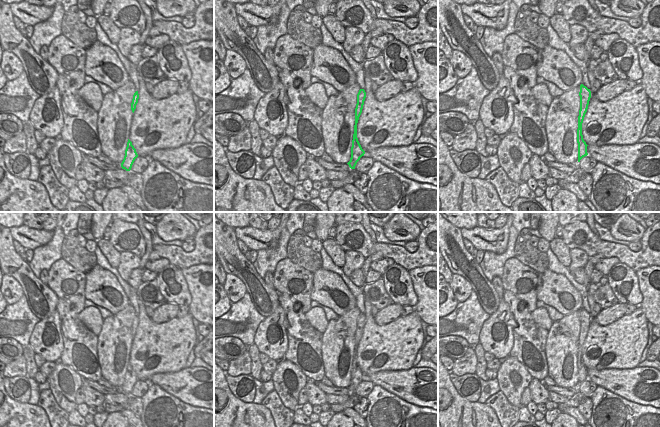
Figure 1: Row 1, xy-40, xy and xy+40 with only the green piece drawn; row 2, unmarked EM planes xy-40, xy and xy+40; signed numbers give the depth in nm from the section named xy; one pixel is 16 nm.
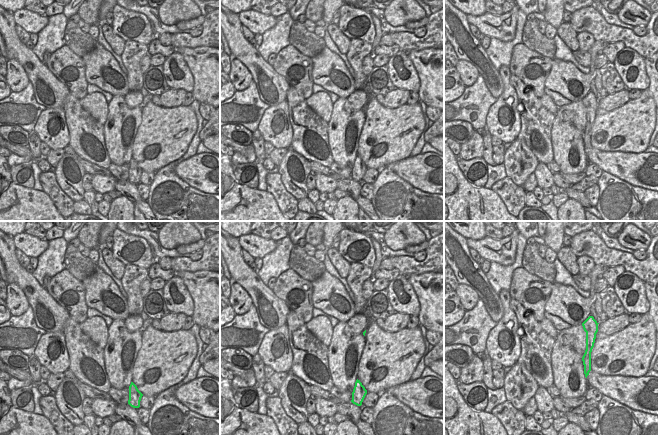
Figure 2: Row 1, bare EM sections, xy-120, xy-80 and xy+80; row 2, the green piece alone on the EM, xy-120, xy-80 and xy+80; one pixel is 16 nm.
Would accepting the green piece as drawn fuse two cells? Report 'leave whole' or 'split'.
leave whole

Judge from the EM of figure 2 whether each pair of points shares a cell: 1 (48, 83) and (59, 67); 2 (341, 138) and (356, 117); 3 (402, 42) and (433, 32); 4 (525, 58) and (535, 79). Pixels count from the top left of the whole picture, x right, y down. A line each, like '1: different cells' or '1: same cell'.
1: different cells
2: same cell
3: same cell
4: same cell

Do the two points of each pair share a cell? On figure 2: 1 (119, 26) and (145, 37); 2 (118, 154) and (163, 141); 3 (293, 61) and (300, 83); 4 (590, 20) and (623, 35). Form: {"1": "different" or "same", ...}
{"1": "same", "2": "different", "3": "same", "4": "same"}

